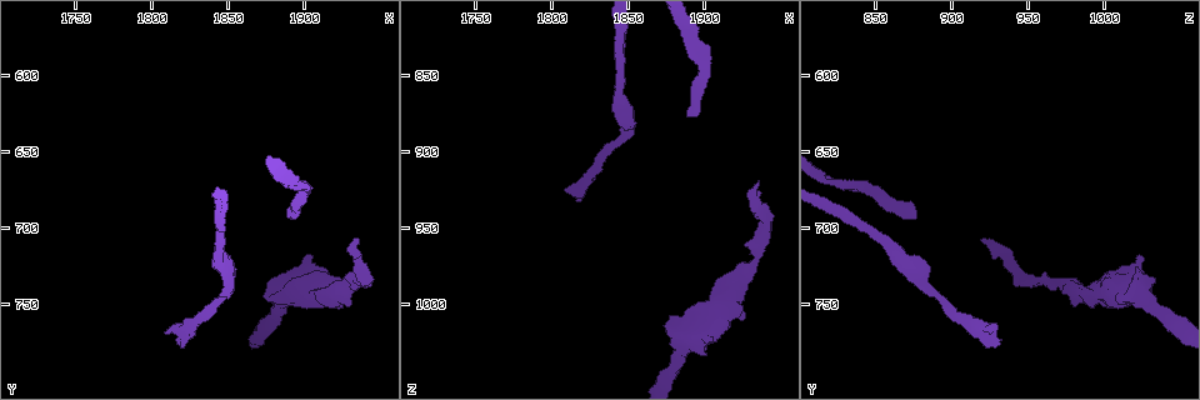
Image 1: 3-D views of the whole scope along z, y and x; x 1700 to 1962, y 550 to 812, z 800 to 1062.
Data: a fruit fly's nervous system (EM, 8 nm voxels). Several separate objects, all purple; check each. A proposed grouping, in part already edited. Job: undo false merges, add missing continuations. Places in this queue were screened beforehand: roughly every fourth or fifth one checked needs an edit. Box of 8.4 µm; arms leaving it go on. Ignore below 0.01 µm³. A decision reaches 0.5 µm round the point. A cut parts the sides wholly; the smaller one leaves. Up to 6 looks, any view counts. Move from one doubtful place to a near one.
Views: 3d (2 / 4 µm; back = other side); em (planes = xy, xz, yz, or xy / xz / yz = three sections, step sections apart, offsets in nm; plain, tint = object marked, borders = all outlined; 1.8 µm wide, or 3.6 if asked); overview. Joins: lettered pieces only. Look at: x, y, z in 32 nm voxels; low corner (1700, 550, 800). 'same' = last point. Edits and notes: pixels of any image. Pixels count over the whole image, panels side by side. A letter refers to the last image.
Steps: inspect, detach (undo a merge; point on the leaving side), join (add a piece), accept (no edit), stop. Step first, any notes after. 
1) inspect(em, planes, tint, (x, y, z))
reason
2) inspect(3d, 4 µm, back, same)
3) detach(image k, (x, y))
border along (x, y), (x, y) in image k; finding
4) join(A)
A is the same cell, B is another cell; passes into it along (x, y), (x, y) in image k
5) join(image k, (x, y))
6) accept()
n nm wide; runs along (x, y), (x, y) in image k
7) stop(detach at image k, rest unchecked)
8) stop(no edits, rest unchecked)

inspect(3d, 4 µm, (1888, 692, 876))

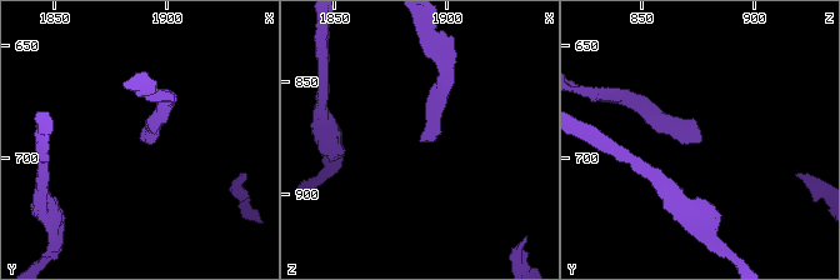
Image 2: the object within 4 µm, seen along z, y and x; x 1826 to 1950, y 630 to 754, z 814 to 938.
inspect(em, planes, borders, (1889, 692, 875))

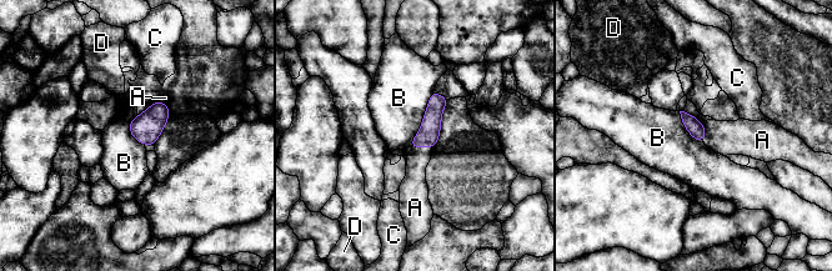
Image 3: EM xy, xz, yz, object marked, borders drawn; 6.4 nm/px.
join(A)
A is the same cell, B, C and D are other cells; passes into it along (693, 126), (705, 134), (743, 137) in image 3; it goes on there

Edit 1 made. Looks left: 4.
inspect(em, planes, borders, (1904, 716, 1024))
branch stops here

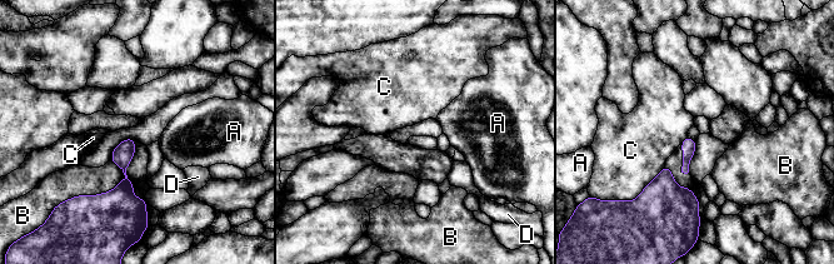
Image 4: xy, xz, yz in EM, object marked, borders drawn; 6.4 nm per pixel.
accept()
A, B, C and D are other cells; none of them fits

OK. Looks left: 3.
stop(join at image 3, rest unchecked)

